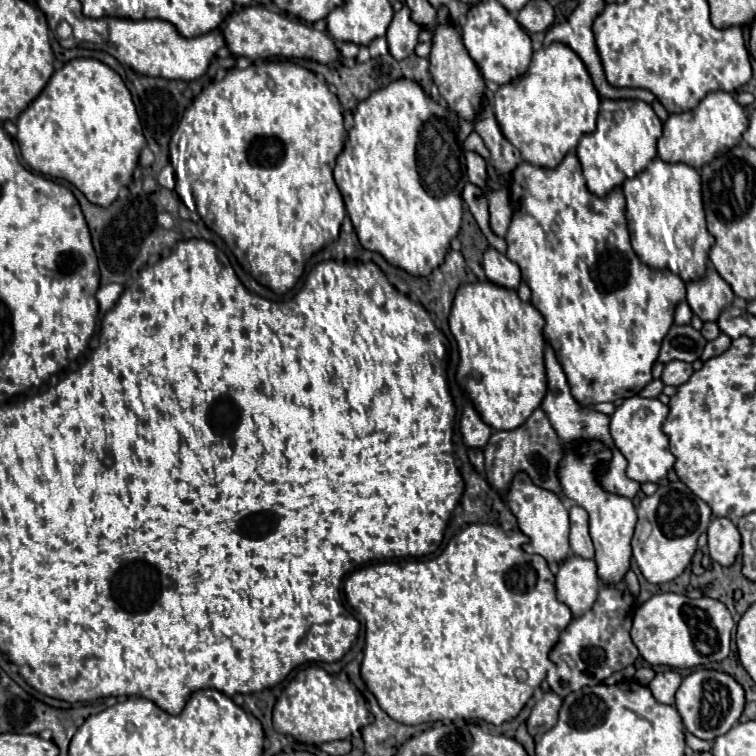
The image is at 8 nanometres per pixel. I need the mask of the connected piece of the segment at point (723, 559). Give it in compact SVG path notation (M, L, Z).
M712 516L708 526L708 554L714 562L730 566L740 552L738 526L728 518Z

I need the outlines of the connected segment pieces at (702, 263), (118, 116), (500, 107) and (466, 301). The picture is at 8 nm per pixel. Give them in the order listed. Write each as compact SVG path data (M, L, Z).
M654 158L646 170L638 176L624 180L622 184L626 196L626 220L634 252L650 268L672 270L684 282L698 280L704 276L708 250L714 240L706 236L706 218L702 208L702 188L700 174L688 164L668 164Z
M92 58L70 60L60 70L56 70L38 98L34 98L32 104L18 116L16 126L16 142L20 146L22 158L32 170L74 184L92 204L98 206L110 206L118 198L120 188L128 186L138 164L140 150L146 144L126 84L110 66Z
M560 42L536 50L526 74L498 86L494 92L494 114L502 134L518 148L522 160L538 168L556 168L576 148L582 134L596 130L598 106L600 94L584 62Z
M474 282L462 284L456 292L452 312L450 312L450 330L456 338L460 352L458 376L462 386L468 390L474 408L480 412L482 420L494 430L514 430L542 404L546 394L546 370L544 370L544 318L530 304L522 302L516 290L496 286L492 282Z

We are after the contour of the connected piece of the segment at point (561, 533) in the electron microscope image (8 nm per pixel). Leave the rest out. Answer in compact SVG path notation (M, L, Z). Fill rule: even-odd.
M518 472L504 494L504 500L510 508L510 512L516 516L520 530L530 538L530 544L524 546L528 554L538 554L546 562L562 562L570 554L570 544L568 544L568 532L570 532L570 522L568 522L568 510L564 502L560 500L558 494L538 488L528 474Z

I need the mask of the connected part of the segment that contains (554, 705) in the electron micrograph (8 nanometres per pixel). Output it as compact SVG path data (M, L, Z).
M546 692L542 700L536 702L536 706L532 708L530 718L526 720L528 732L538 738L540 734L544 734L548 728L552 728L558 720L558 710L560 710L562 698L556 696L554 692Z

